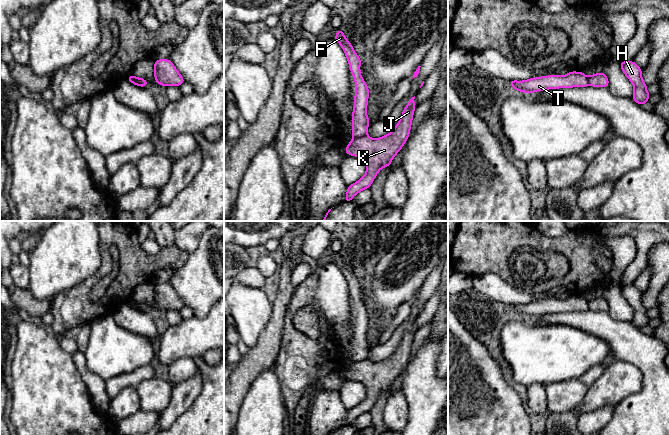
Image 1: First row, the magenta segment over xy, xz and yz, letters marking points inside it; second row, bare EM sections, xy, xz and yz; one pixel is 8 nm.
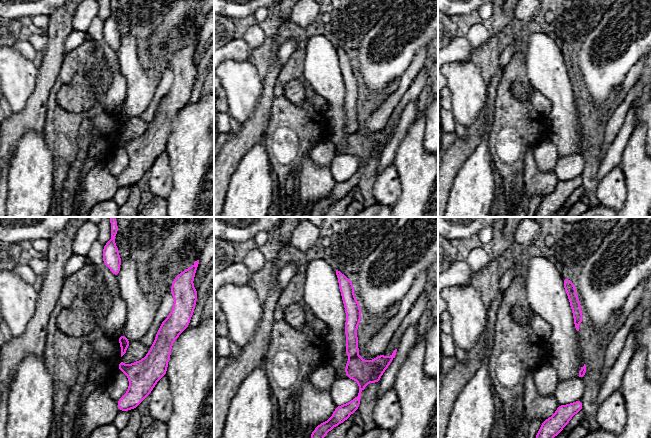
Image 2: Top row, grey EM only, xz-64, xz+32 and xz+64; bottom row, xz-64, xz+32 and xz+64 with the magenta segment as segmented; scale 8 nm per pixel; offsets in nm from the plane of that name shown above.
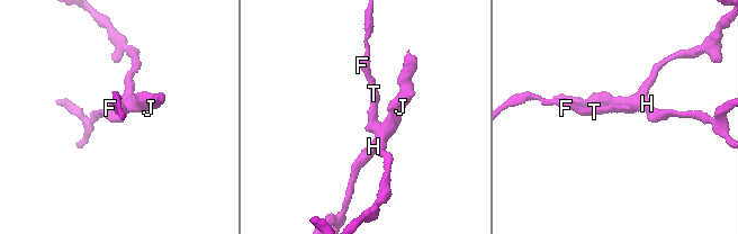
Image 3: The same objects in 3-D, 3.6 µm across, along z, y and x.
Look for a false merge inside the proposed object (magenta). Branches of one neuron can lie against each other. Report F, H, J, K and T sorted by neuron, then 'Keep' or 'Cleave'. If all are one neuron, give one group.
Groups: F T / H J K. Cleave

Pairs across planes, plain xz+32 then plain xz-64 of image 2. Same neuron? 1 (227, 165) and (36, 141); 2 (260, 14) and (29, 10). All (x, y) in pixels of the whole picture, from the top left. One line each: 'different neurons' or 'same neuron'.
1: different neurons
2: different neurons

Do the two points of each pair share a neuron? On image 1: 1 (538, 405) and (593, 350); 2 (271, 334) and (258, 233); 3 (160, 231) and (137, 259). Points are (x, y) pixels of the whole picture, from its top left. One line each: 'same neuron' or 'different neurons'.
1: different neurons
2: different neurons
3: different neurons

